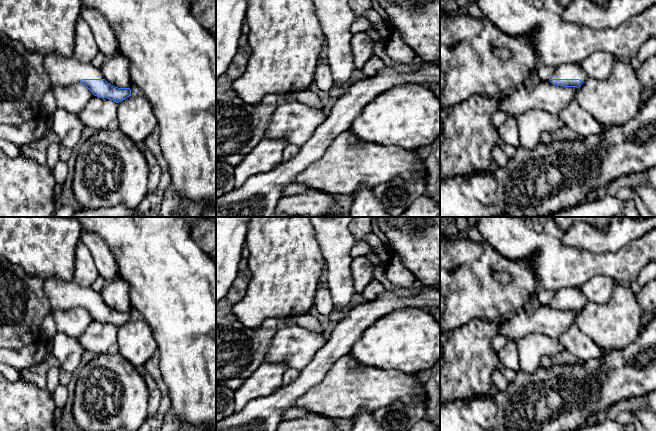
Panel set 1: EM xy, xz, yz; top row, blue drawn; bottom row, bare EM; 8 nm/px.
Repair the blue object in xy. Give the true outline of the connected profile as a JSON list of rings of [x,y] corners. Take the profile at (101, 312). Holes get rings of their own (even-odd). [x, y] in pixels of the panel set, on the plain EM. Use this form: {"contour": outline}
{"contour": [[[61,279],[45,280],[44,291],[53,309],[71,309],[81,307],[94,320],[111,323],[116,327],[131,320],[130,312],[118,312],[108,307],[102,300],[99,292],[92,288],[82,287],[73,280]]]}

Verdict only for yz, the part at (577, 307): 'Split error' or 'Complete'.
Split error

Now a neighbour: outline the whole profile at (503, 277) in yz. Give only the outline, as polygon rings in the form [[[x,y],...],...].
[[[494,272],[494,277],[502,284],[507,284],[511,280],[510,275],[507,272]]]

